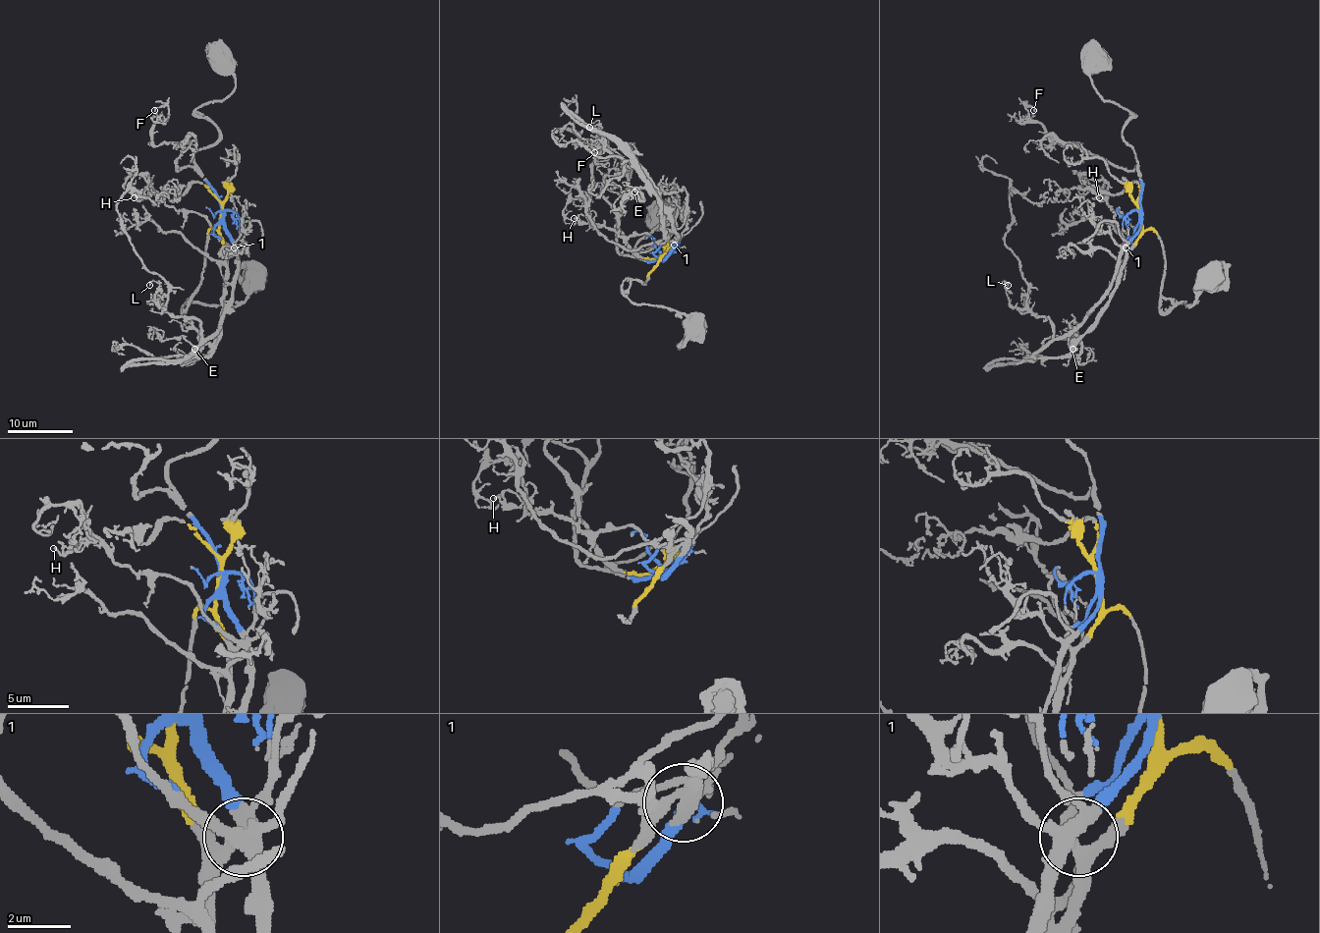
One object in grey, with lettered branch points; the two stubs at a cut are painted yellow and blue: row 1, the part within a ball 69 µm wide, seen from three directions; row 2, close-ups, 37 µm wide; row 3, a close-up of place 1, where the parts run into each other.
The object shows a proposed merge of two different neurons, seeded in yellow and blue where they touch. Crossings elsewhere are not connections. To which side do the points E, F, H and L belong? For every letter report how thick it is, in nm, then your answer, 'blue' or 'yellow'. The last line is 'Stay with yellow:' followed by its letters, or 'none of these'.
E: 170 nm | yellow
F: 140 nm | blue
H: 150 nm | blue
L: 130 nm | blue
Stay with yellow: E

